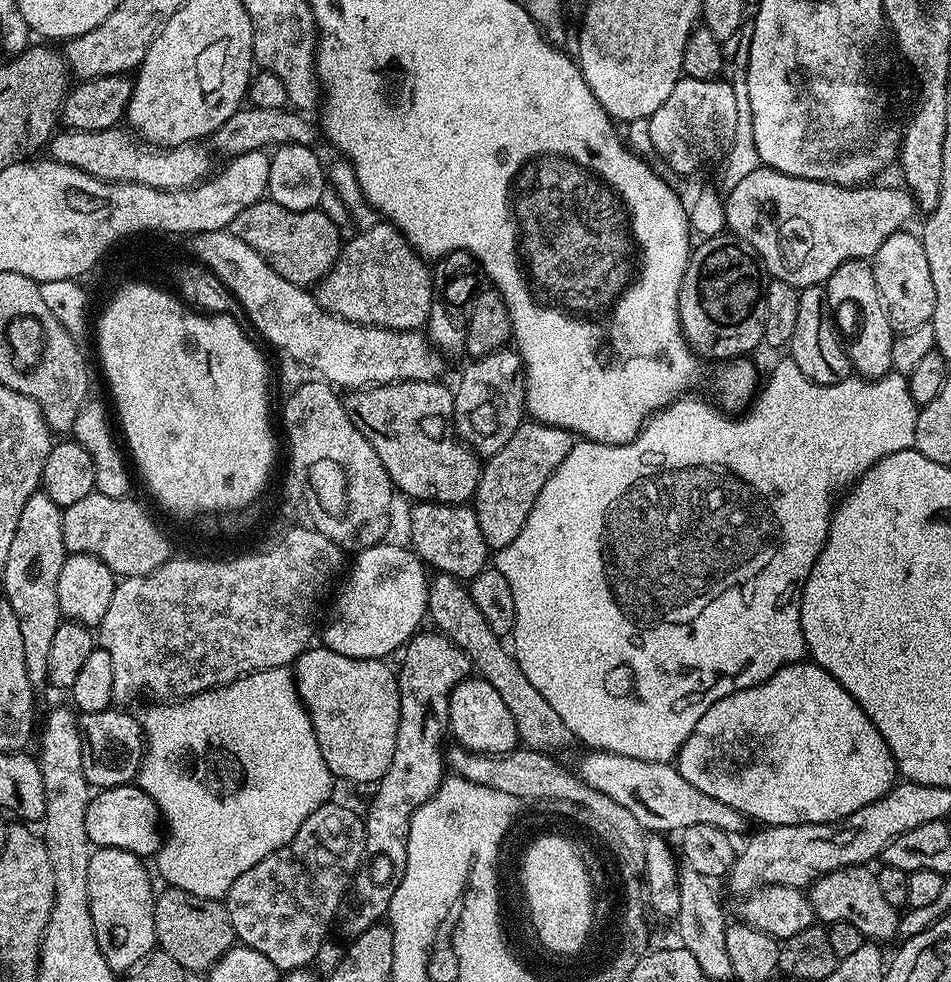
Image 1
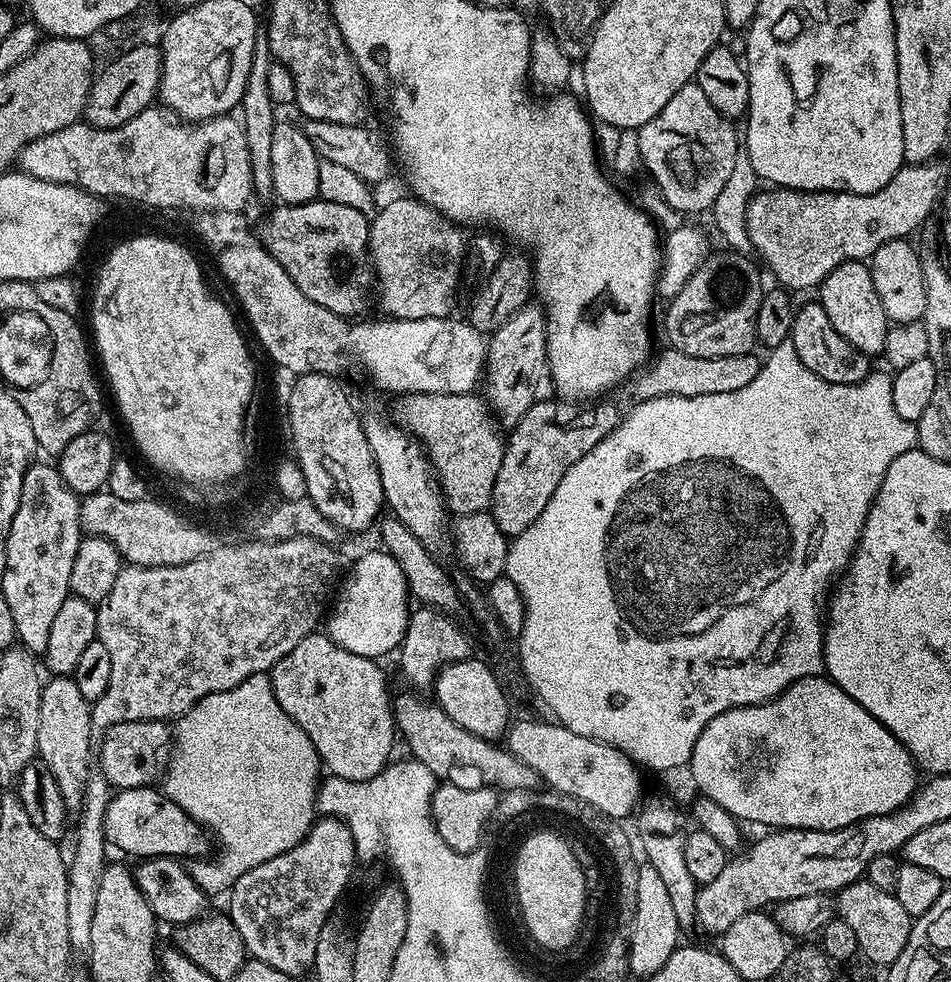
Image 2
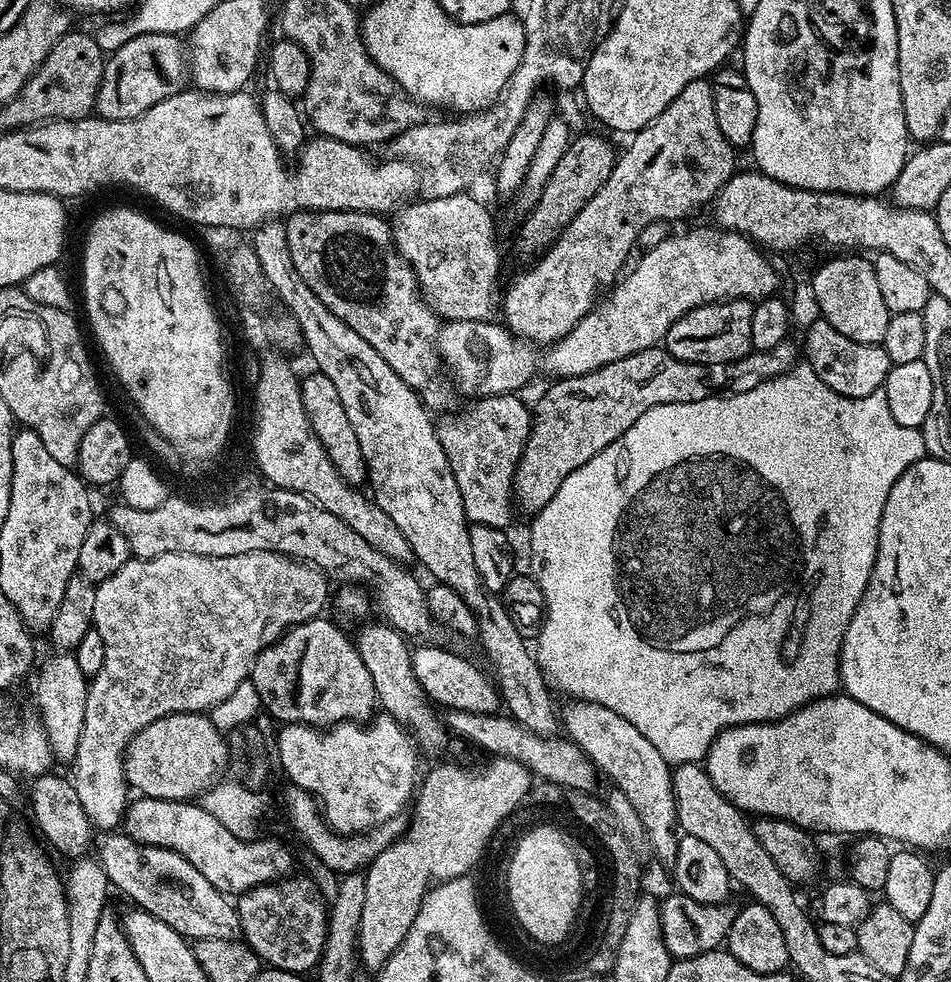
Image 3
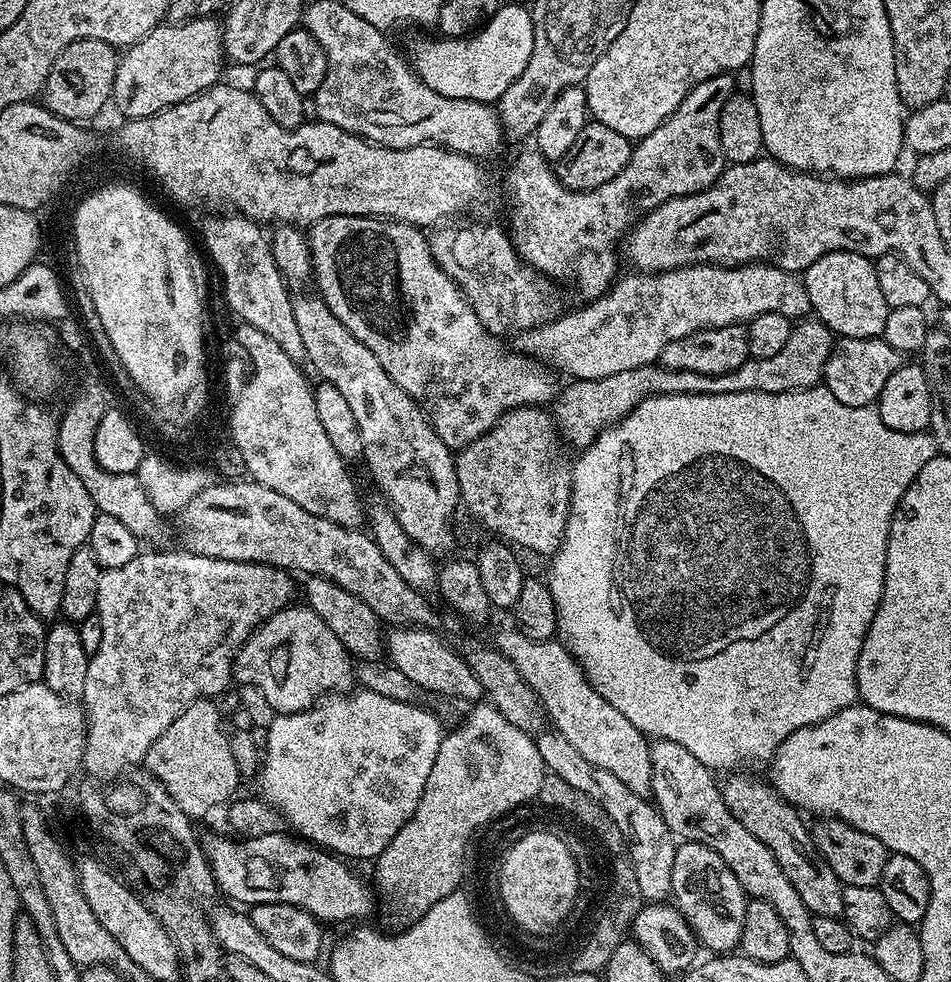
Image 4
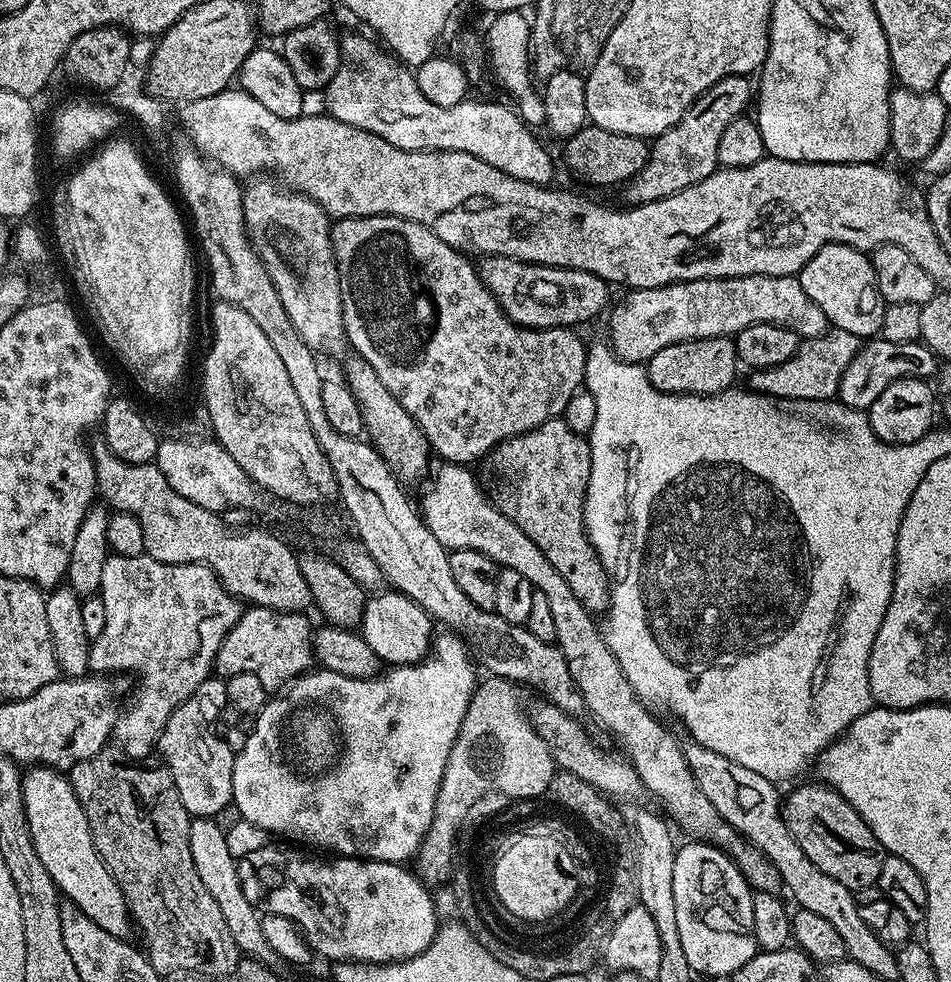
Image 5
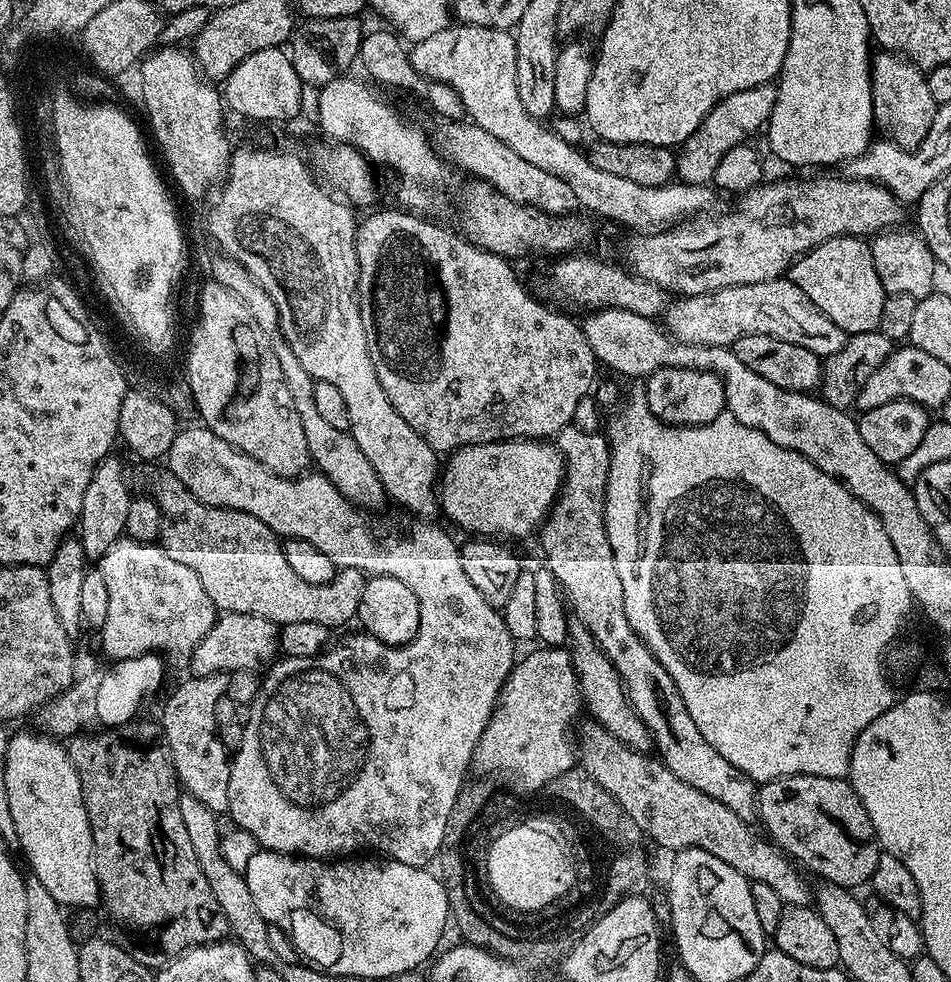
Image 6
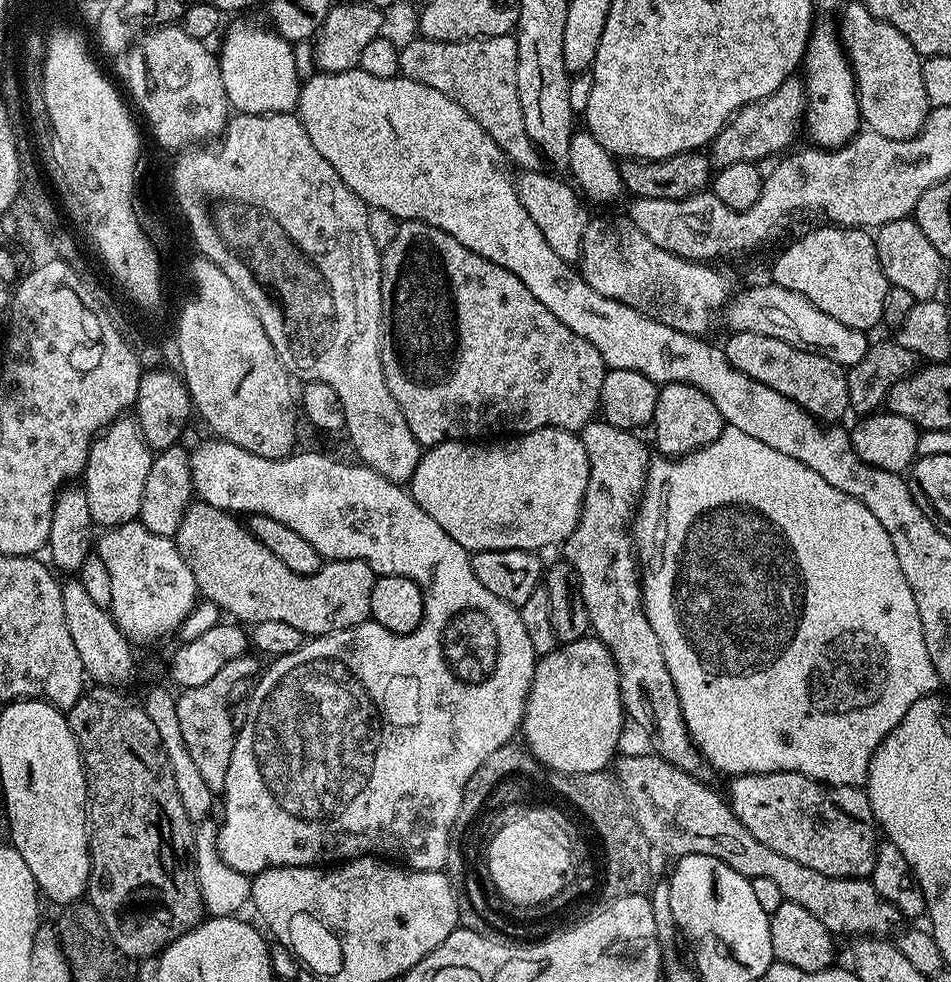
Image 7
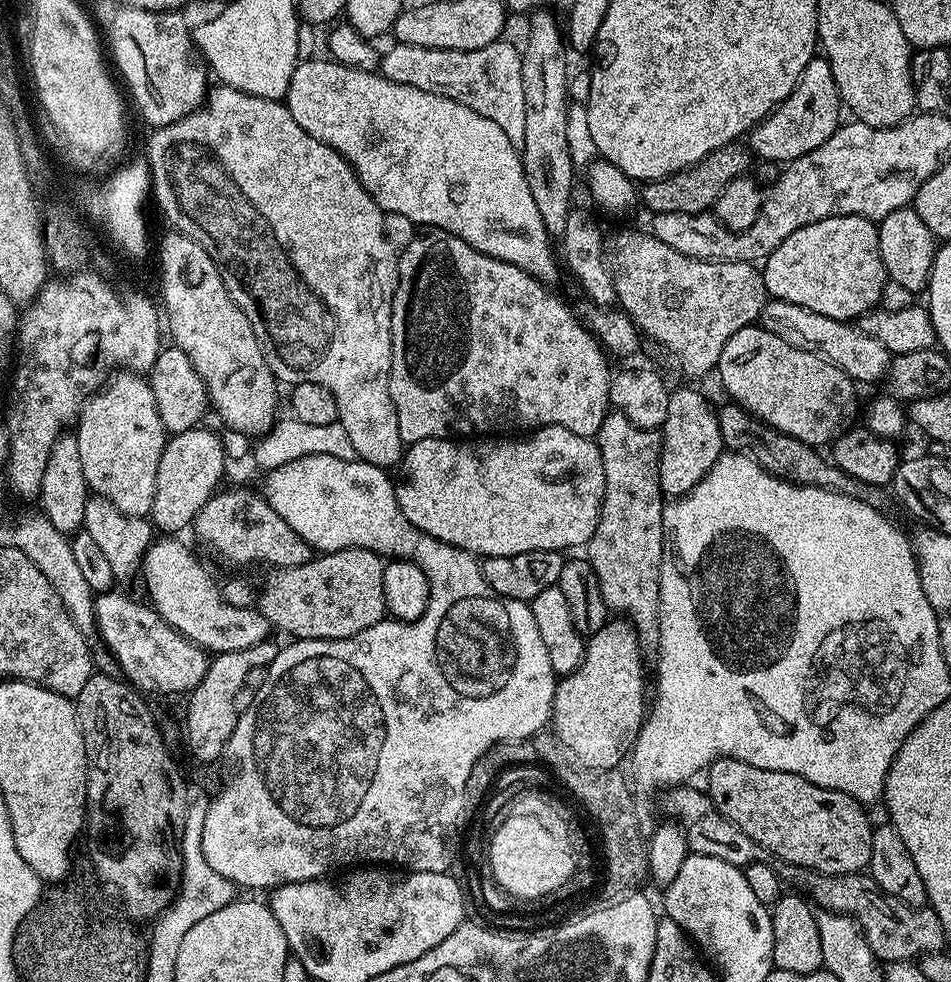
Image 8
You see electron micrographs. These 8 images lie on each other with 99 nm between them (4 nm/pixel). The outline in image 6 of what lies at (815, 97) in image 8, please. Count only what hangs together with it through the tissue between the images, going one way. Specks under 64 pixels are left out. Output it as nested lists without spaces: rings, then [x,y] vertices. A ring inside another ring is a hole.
[[[769,82],[759,84],[750,90],[738,90],[719,100],[706,114],[706,118],[679,145],[676,158],[676,176],[685,184],[708,184],[712,179],[714,170],[718,170],[718,162],[722,162],[722,154],[734,150],[734,146],[745,143],[747,132],[756,132],[765,127],[774,110],[776,93],[778,91],[775,83]]]

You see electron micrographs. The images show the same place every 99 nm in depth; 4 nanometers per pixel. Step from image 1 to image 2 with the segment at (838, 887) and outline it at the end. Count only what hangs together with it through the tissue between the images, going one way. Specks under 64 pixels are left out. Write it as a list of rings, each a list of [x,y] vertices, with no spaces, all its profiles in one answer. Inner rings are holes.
[[[861,878],[850,886],[841,888],[835,901],[839,919],[854,926],[854,935],[858,938],[861,957],[865,956],[872,964],[887,966],[896,961],[902,950],[906,950],[914,917],[906,914],[895,892],[878,890],[878,886],[871,884],[867,878]]]

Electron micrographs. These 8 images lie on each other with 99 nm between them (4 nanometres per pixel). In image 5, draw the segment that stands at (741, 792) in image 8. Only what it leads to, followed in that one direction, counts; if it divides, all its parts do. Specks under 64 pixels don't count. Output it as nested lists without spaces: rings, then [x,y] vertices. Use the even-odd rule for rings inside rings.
[[[804,784],[786,796],[782,804],[786,826],[790,834],[794,834],[802,854],[806,854],[822,874],[830,874],[834,882],[842,882],[842,886],[853,890],[868,888],[871,884],[873,887],[880,879],[886,855],[884,847],[874,838],[862,814],[858,814],[835,787],[825,784]]]

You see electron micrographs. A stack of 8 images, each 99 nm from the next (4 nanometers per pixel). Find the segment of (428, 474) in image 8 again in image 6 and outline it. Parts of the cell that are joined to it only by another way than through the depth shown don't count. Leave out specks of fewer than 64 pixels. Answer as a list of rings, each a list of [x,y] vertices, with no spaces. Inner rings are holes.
[[[543,439],[534,440],[495,440],[489,444],[471,444],[465,448],[457,448],[455,452],[447,457],[446,463],[442,468],[442,475],[438,481],[438,504],[454,523],[460,528],[465,528],[468,534],[475,534],[480,538],[504,538],[500,536],[528,536],[537,531],[543,525],[544,519],[552,510],[552,505],[556,503],[556,497],[560,495],[561,488],[564,487],[566,479],[566,461],[560,449],[555,443],[545,442]]]

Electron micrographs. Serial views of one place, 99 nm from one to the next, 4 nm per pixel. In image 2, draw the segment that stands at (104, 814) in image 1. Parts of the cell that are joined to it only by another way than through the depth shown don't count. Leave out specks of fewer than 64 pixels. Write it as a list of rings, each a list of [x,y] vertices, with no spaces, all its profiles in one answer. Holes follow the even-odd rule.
[[[155,787],[122,788],[113,795],[104,819],[104,834],[109,845],[121,848],[128,856],[151,858],[204,858],[209,855],[210,836],[182,806]]]

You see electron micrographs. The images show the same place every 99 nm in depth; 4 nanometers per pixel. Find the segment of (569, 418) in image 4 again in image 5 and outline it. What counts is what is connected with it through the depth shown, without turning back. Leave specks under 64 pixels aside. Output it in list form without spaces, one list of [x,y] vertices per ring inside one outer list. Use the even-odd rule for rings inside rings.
[[[832,328],[809,340],[801,339],[795,354],[786,362],[770,368],[755,369],[749,375],[752,377],[749,378],[747,387],[776,402],[831,400],[839,393],[842,374],[846,374],[846,366],[850,366],[850,362],[858,354],[861,343],[861,337],[841,328]]]

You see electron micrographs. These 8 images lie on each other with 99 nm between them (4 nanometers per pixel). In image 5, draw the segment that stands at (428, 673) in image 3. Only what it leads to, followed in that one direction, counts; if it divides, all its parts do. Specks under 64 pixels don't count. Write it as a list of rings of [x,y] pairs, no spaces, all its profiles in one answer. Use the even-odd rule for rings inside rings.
[[[387,590],[388,592],[384,592],[381,591],[379,594],[376,595],[380,595],[381,596],[376,596],[371,599],[369,599],[367,601],[367,603],[365,603],[364,605],[364,613],[362,614],[362,618],[360,619],[360,623],[358,625],[358,632],[360,634],[360,636],[363,637],[364,641],[366,642],[366,644],[368,646],[370,646],[370,648],[372,650],[374,650],[374,652],[376,653],[376,655],[378,656],[378,658],[385,664],[388,666],[399,666],[401,664],[419,664],[421,659],[422,659],[422,653],[420,653],[420,644],[424,644],[429,641],[431,641],[433,639],[434,636],[434,631],[432,632],[432,628],[434,629],[434,621],[432,619],[431,616],[429,616],[428,611],[426,611],[425,608],[423,608],[422,606],[418,606],[416,603],[414,603],[414,601],[412,601],[410,599],[410,597],[404,595],[404,593],[402,592],[398,592],[395,590]]]

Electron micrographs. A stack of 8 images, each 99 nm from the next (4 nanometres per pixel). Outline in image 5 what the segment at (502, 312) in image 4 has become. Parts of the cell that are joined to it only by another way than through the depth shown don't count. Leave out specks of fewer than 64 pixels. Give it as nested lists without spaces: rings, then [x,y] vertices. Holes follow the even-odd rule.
[[[493,256],[487,263],[488,269],[483,269],[482,275],[488,291],[498,301],[500,309],[524,328],[575,329],[576,324],[594,319],[604,307],[609,307],[610,285],[593,272],[548,268],[544,264],[527,264],[524,260],[511,260],[505,256]]]

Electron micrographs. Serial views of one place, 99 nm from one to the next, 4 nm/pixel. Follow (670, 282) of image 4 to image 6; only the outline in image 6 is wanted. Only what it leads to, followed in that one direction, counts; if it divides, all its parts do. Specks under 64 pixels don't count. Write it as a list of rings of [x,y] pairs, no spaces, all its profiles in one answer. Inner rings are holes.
[[[787,278],[771,280],[770,282],[758,282],[757,284],[747,284],[746,286],[730,286],[729,288],[720,288],[717,292],[707,292],[697,296],[680,296],[667,305],[666,311],[662,316],[662,324],[665,329],[676,339],[687,344],[701,344],[702,346],[722,346],[723,348],[731,346],[738,338],[746,334],[766,334],[774,338],[782,338],[782,342],[794,342],[798,346],[806,346],[816,356],[827,358],[838,354],[848,342],[849,333],[842,331],[798,286],[794,281]]]

